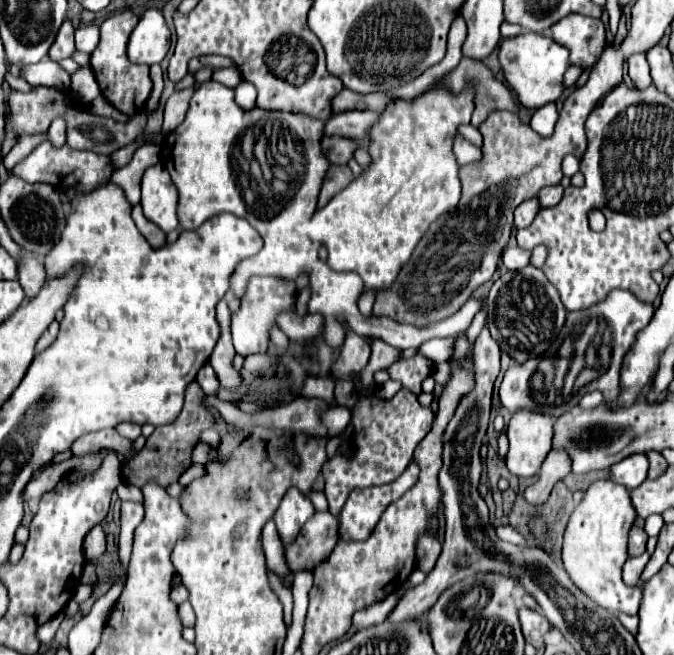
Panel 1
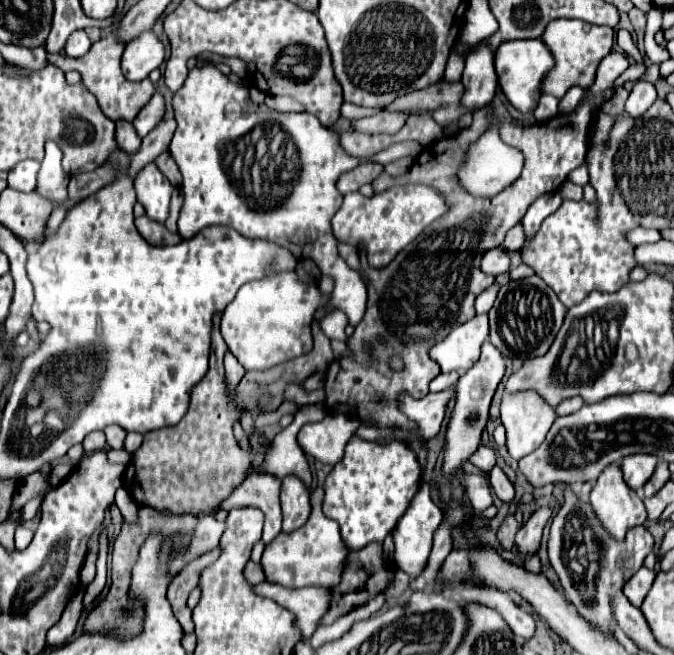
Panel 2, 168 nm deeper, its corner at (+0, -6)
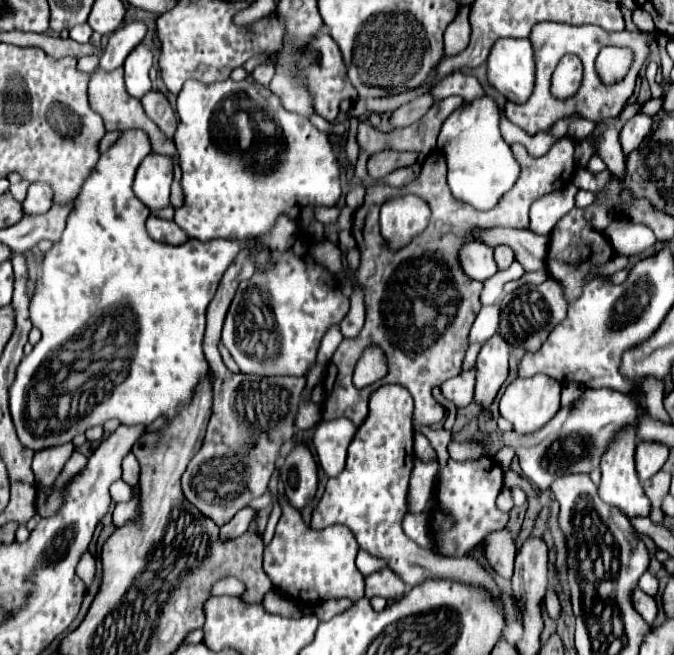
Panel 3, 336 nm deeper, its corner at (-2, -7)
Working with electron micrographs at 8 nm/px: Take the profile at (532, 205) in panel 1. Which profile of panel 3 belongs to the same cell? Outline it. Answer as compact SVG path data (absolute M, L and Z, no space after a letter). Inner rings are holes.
M498 246L494 248L494 260L498 264L498 270L506 270L514 260L514 252L508 246Z

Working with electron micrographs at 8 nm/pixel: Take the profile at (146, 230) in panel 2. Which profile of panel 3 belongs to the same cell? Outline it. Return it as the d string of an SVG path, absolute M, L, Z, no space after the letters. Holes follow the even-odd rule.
M150 216L148 222L146 222L146 228L148 228L148 234L156 242L178 246L178 244L184 244L188 240L186 232L182 232L178 228L178 224L170 222L170 220L164 220L164 218L158 218L158 216Z

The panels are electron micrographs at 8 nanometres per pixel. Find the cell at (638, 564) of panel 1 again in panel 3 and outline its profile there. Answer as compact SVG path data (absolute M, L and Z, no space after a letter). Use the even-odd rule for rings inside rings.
M636 588L634 592L634 608L640 612L640 616L648 622L648 624L654 624L656 616L658 616L658 604L652 596L646 596L640 588Z

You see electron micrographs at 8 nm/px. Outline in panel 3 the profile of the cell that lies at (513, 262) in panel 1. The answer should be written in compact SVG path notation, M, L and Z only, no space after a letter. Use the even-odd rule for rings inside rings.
M482 242L462 244L462 248L458 252L458 260L460 260L466 276L470 276L472 280L484 282L486 278L496 274L496 264L494 264L492 250L490 250L490 246L482 244Z

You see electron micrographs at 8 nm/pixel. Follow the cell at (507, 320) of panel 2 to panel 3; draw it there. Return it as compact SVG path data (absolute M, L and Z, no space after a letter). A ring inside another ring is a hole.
M548 278L544 284L532 286L524 284L518 290L510 292L502 300L502 312L500 312L500 334L510 344L522 344L528 352L536 352L546 336L566 318L566 296L562 292L562 286L556 284L554 278Z

